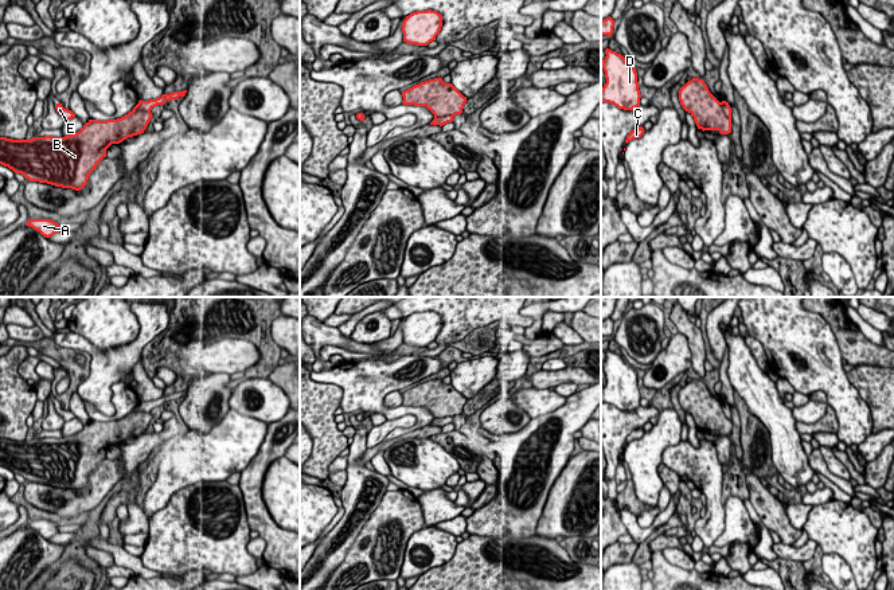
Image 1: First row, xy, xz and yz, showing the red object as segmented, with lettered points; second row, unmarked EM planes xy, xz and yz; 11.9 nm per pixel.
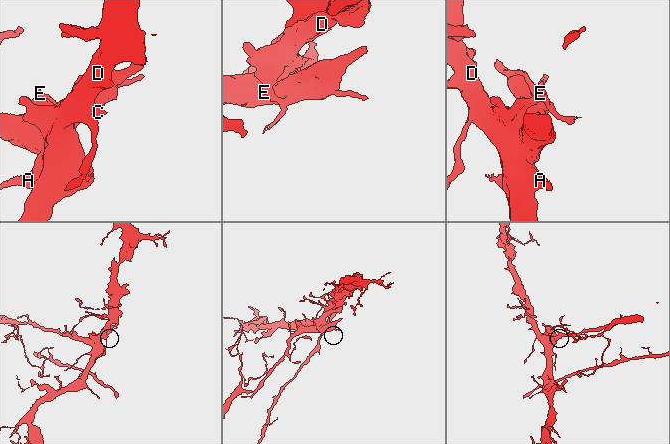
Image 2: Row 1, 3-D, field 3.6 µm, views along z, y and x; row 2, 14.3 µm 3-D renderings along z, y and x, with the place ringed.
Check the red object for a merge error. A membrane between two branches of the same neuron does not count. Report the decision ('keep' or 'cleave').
cleave

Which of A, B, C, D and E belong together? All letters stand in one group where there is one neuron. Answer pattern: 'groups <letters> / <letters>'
groups A C D E / B

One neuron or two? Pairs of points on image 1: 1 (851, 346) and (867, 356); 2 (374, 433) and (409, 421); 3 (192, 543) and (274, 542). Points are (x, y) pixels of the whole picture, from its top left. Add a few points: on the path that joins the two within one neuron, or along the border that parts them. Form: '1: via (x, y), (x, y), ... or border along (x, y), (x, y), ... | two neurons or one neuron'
1: via (855, 348), (863, 352) | one neuron
2: via (382, 430), (401, 422) | one neuron
3: border along (242, 499), (246, 523), (252, 530) | two neurons

